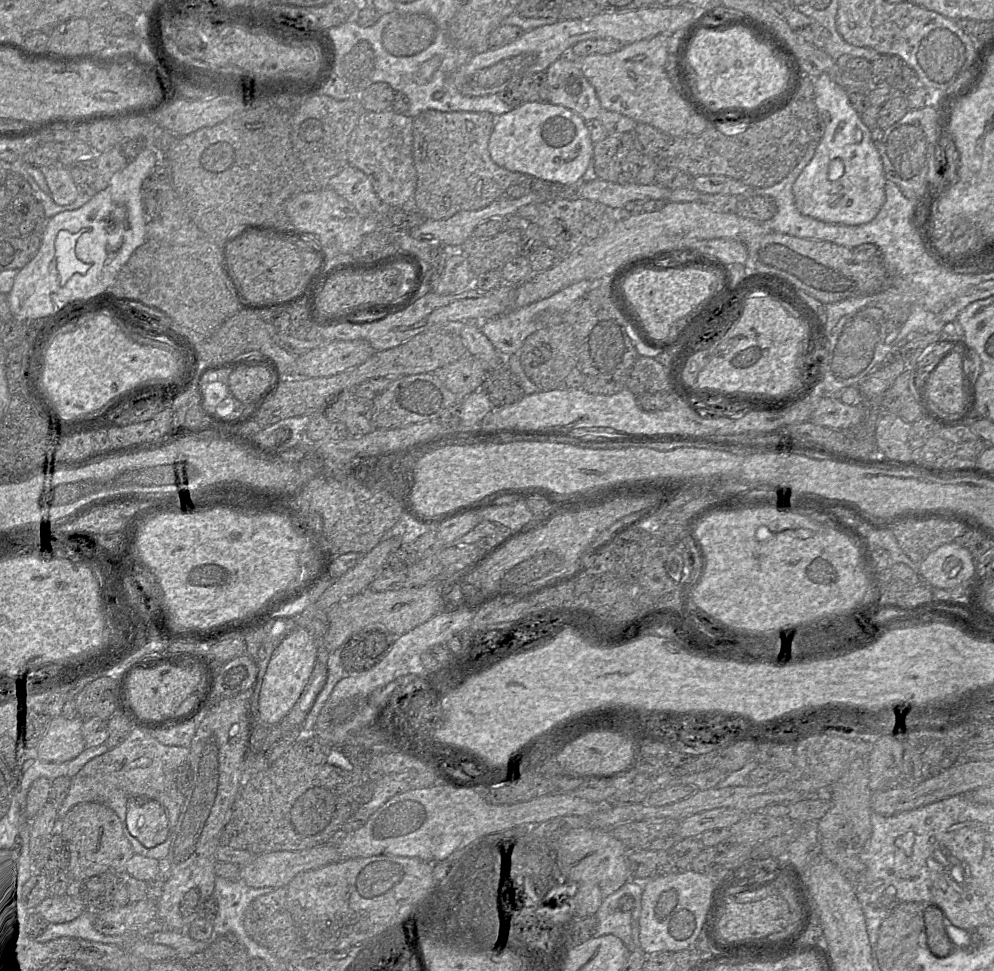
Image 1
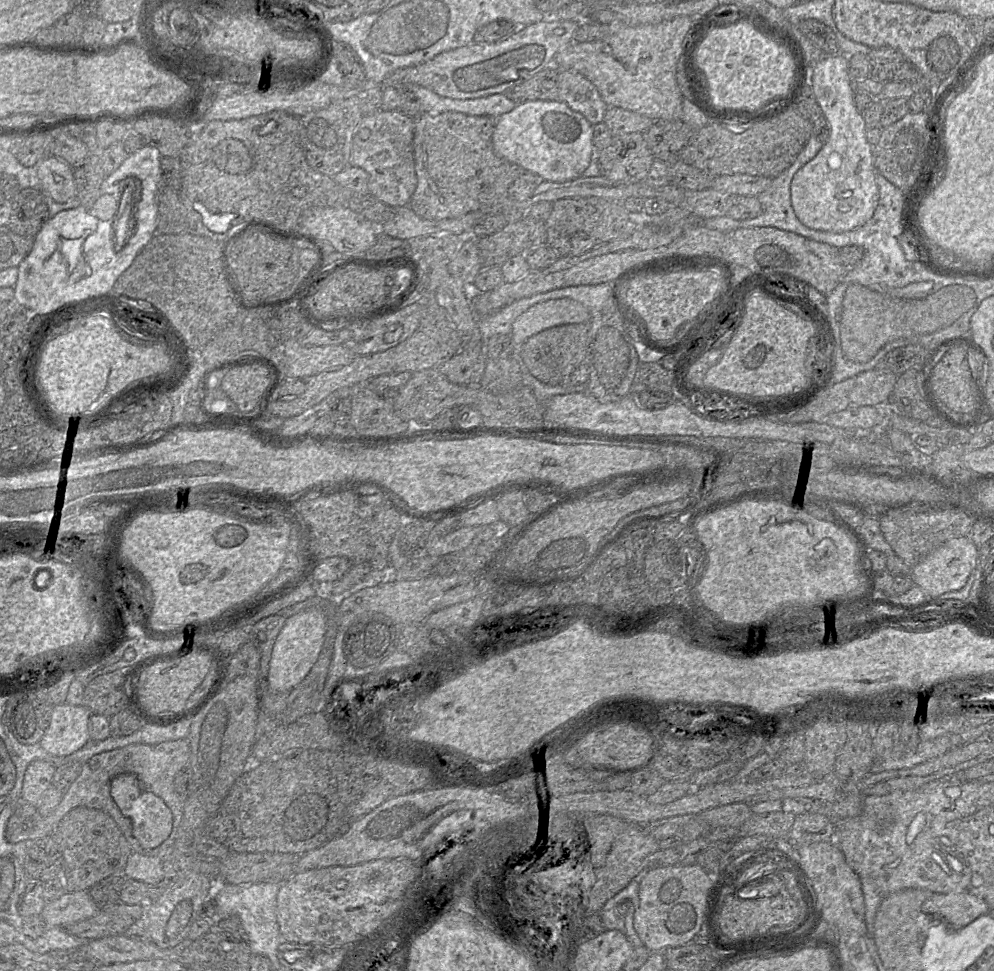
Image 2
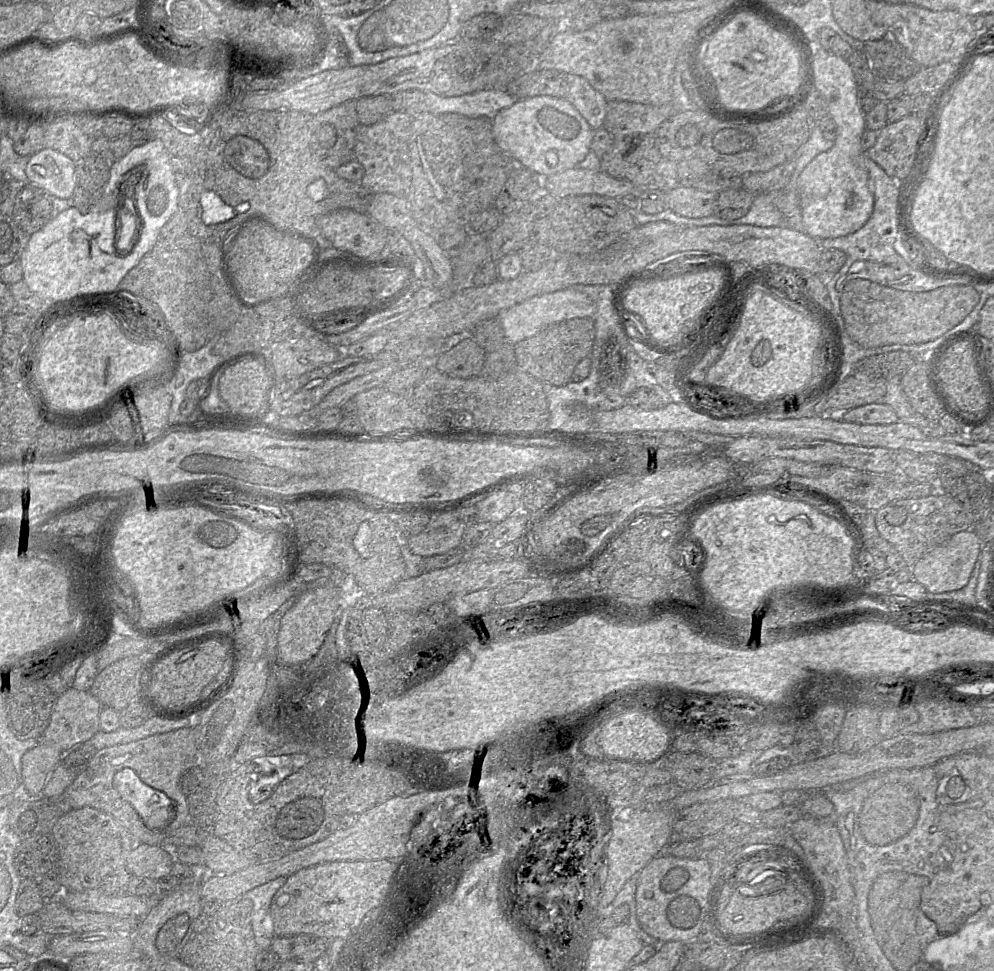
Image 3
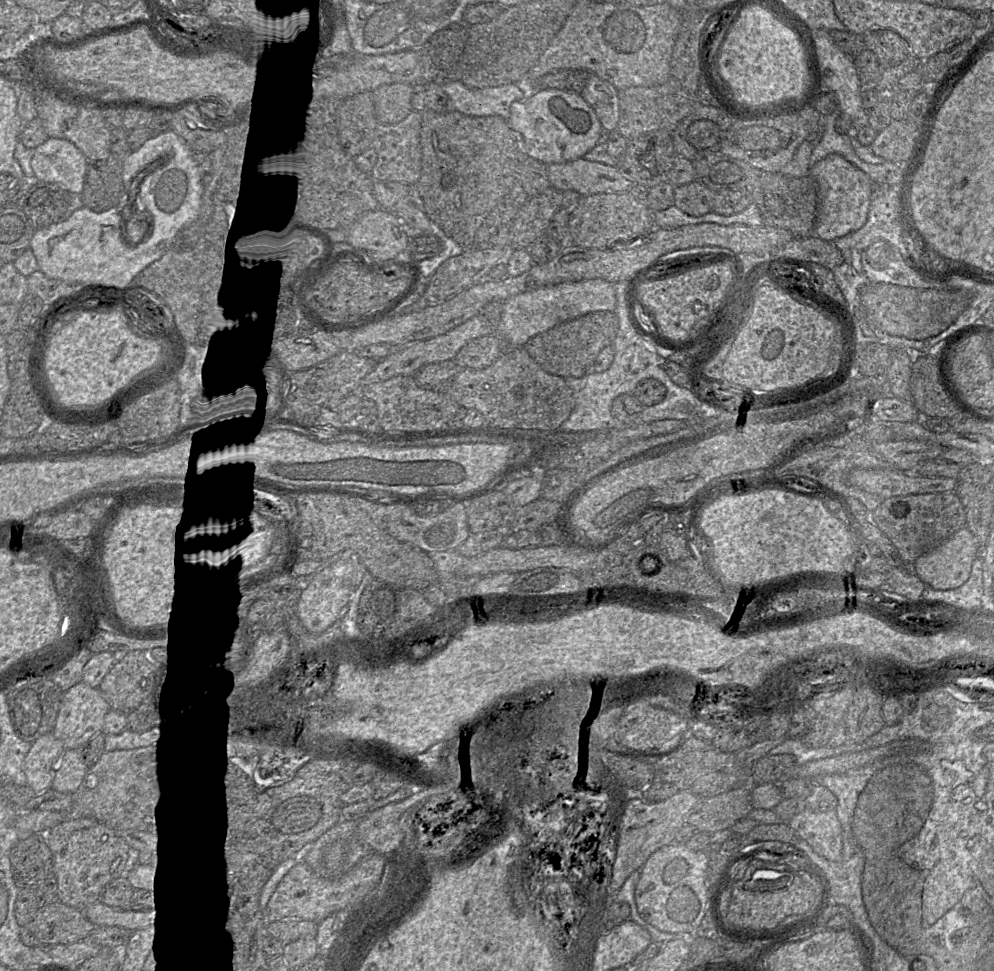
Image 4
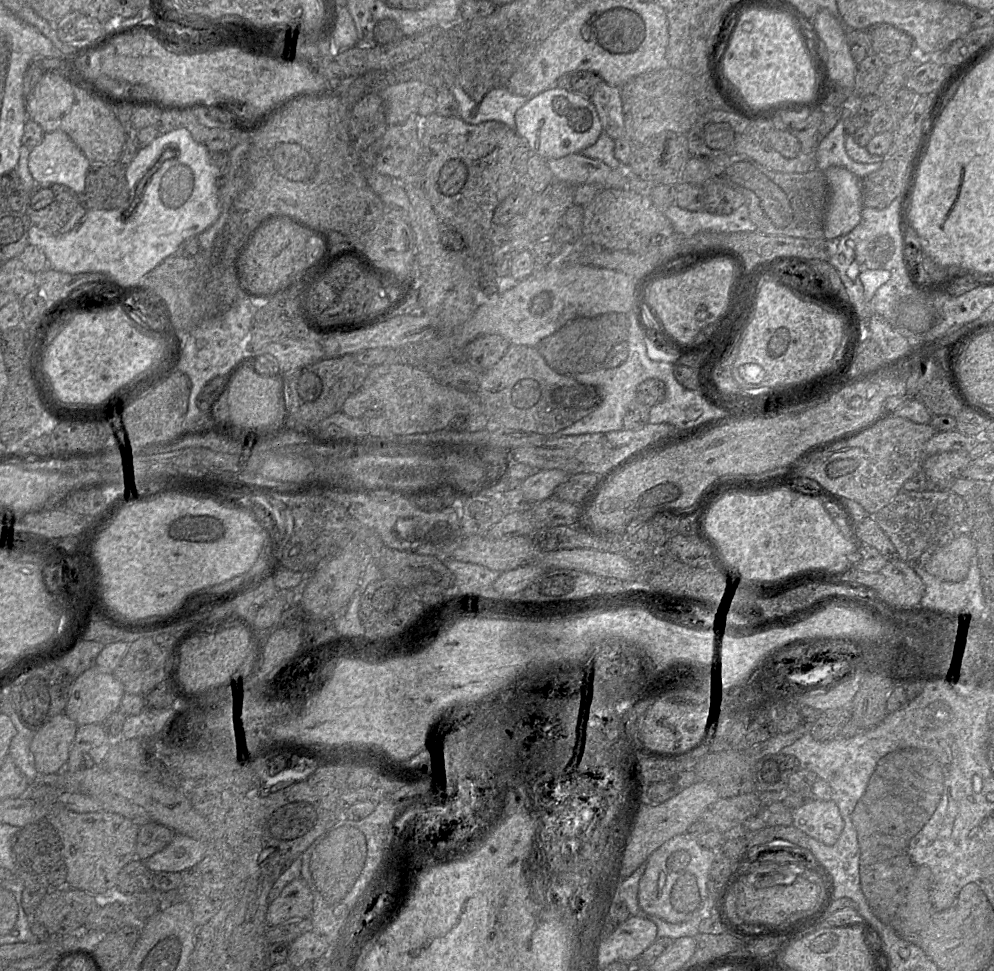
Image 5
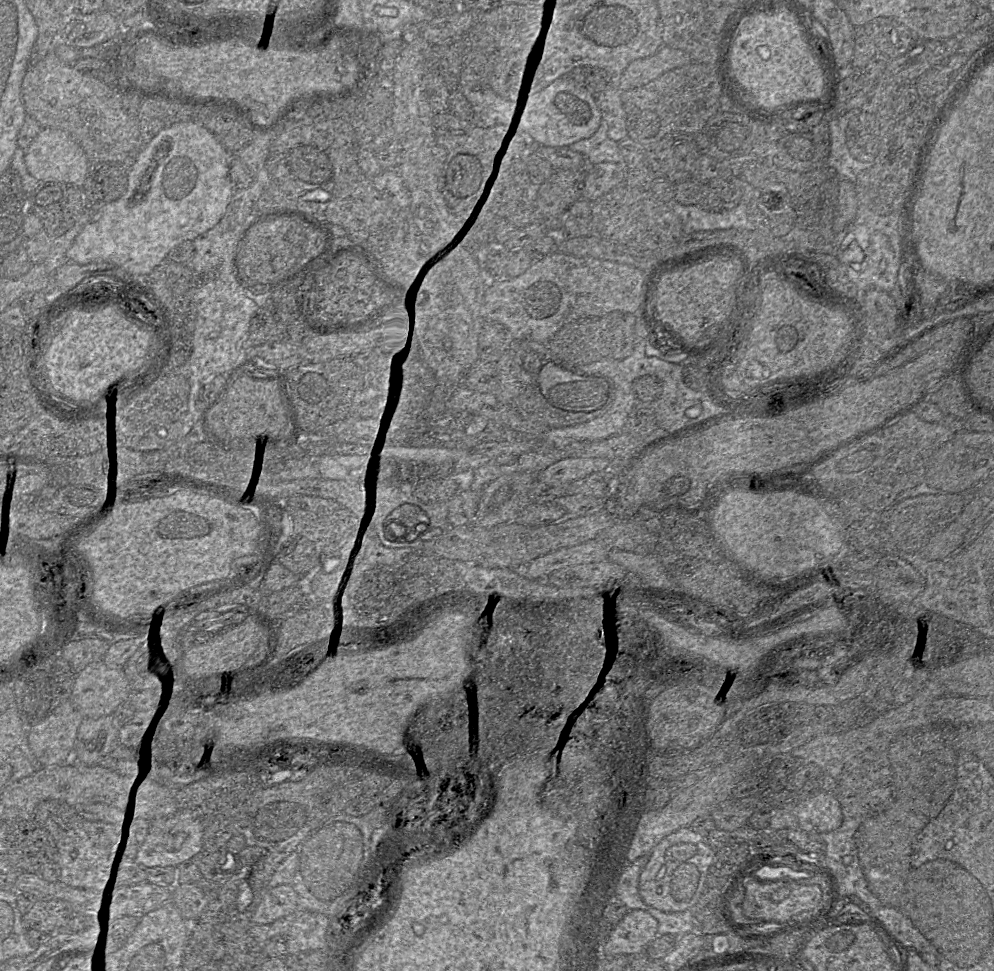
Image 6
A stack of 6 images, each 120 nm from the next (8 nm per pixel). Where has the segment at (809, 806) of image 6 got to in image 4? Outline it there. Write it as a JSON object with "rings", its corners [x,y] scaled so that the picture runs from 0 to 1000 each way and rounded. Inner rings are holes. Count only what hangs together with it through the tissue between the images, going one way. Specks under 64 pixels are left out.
{"rings":[[[811,832],[792,848],[823,881],[846,887],[848,853],[841,834],[822,836]]]}

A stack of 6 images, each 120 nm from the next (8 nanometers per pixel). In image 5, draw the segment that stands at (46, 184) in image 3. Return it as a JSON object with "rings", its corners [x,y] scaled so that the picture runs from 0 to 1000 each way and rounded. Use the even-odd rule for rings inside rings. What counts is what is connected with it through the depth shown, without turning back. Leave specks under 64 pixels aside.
{"rings":[[[63,135],[45,137],[28,163],[28,173],[36,188],[59,188],[77,199],[85,196],[90,171],[90,165]]]}

